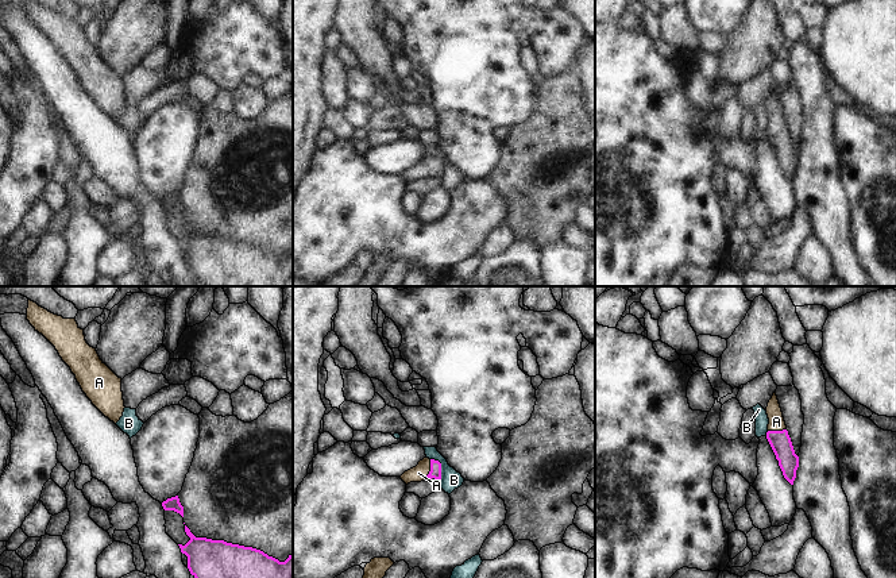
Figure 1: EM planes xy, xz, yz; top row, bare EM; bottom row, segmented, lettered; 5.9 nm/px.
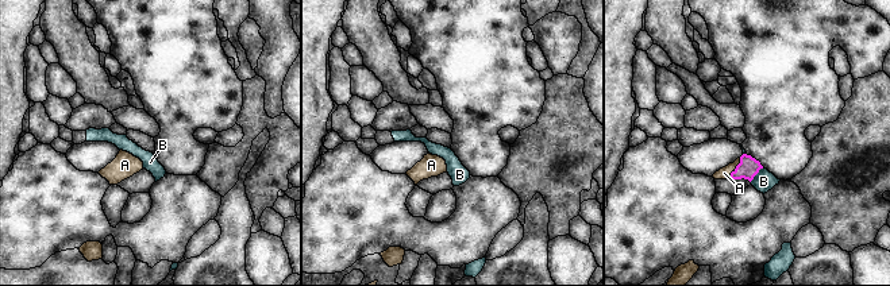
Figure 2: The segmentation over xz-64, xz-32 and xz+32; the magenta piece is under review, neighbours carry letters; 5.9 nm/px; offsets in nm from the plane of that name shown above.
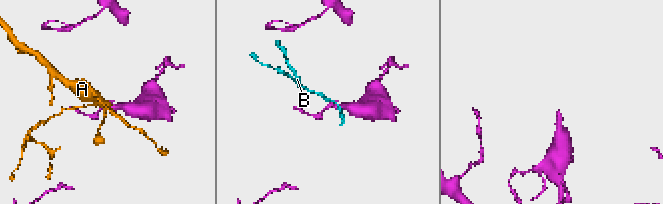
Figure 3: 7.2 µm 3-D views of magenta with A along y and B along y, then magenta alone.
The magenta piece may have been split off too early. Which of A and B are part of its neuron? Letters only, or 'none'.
A

